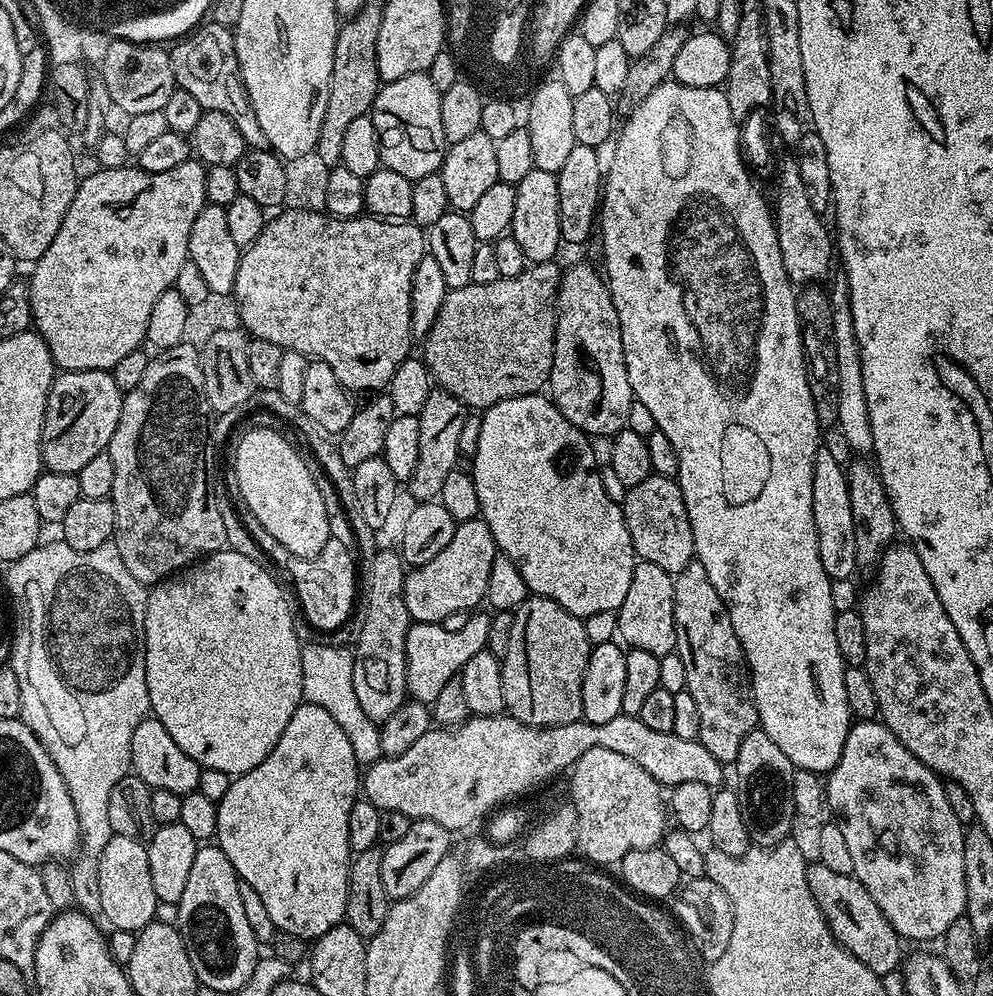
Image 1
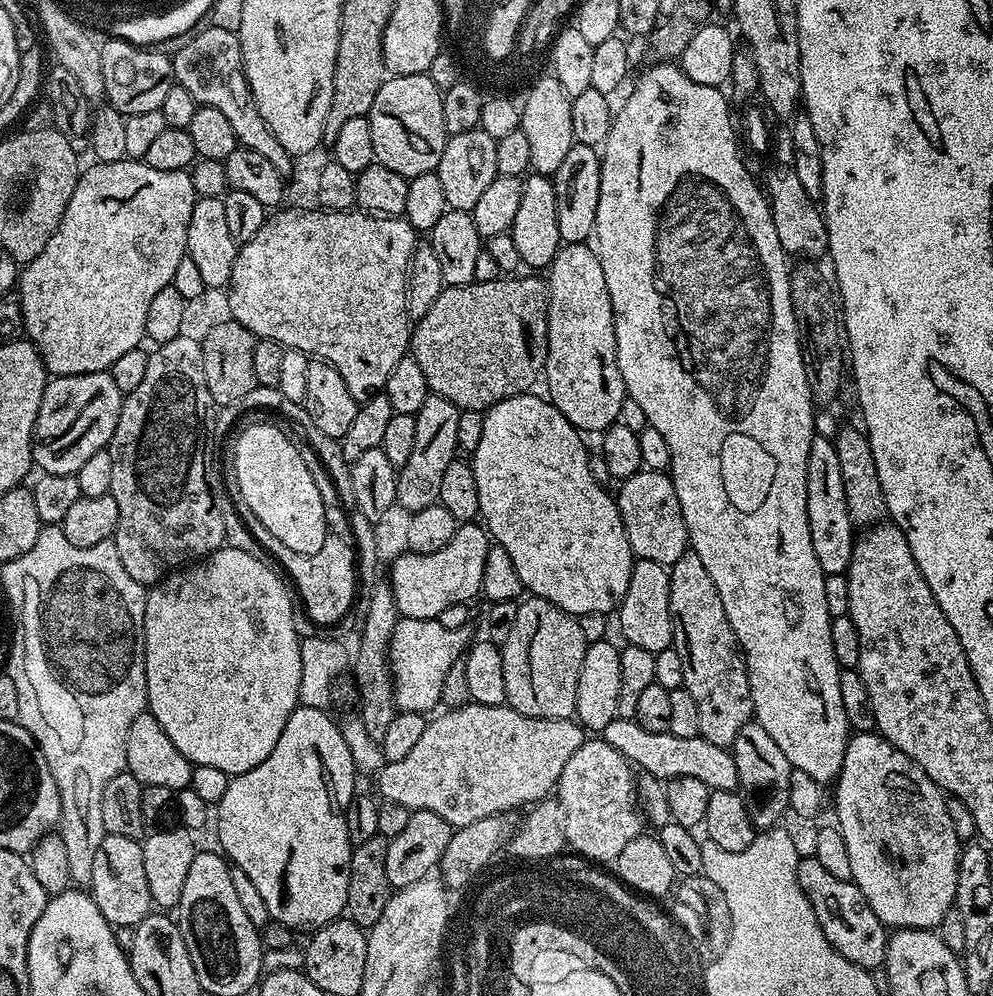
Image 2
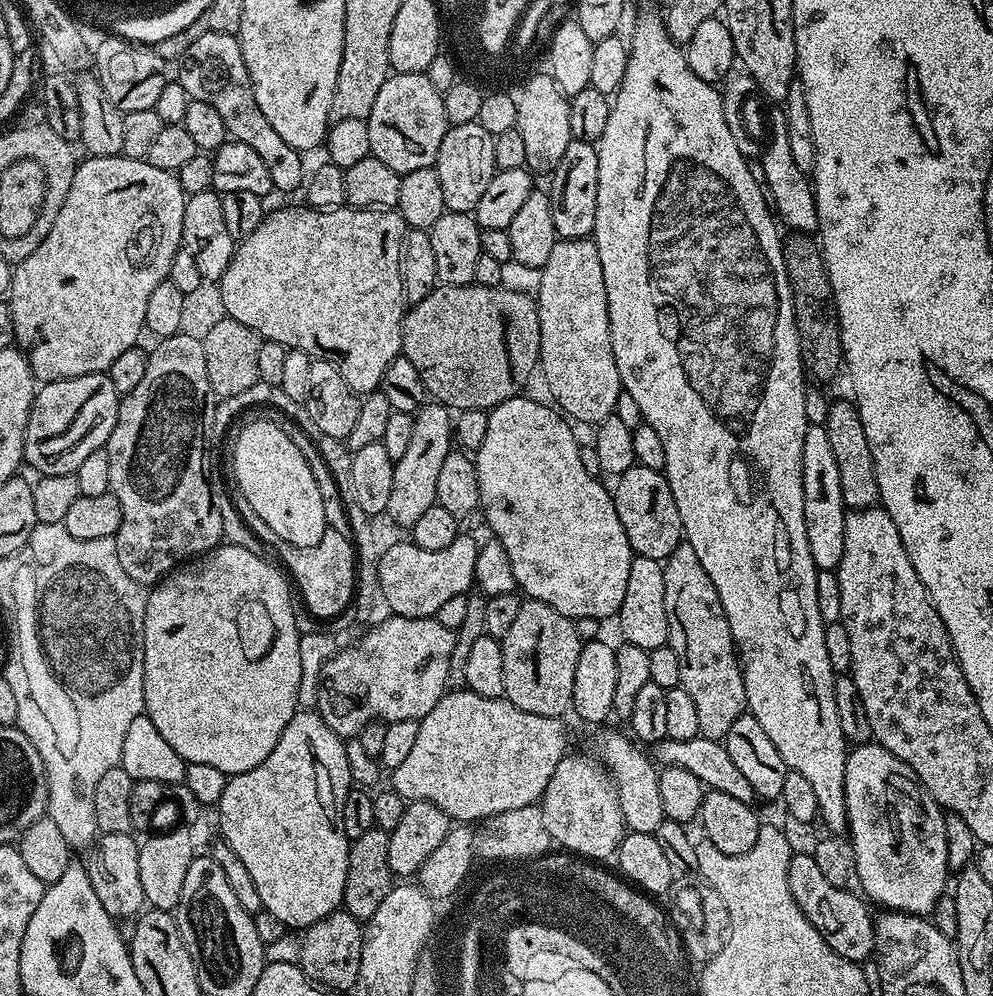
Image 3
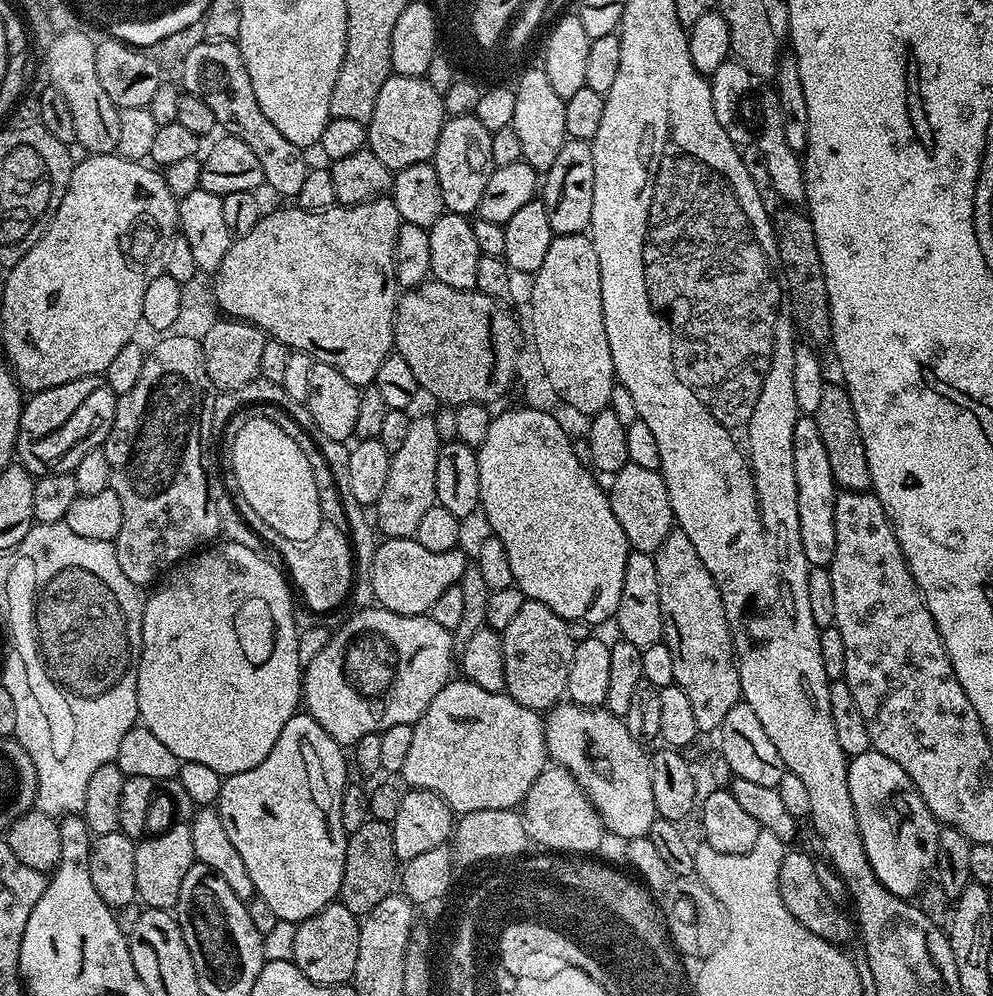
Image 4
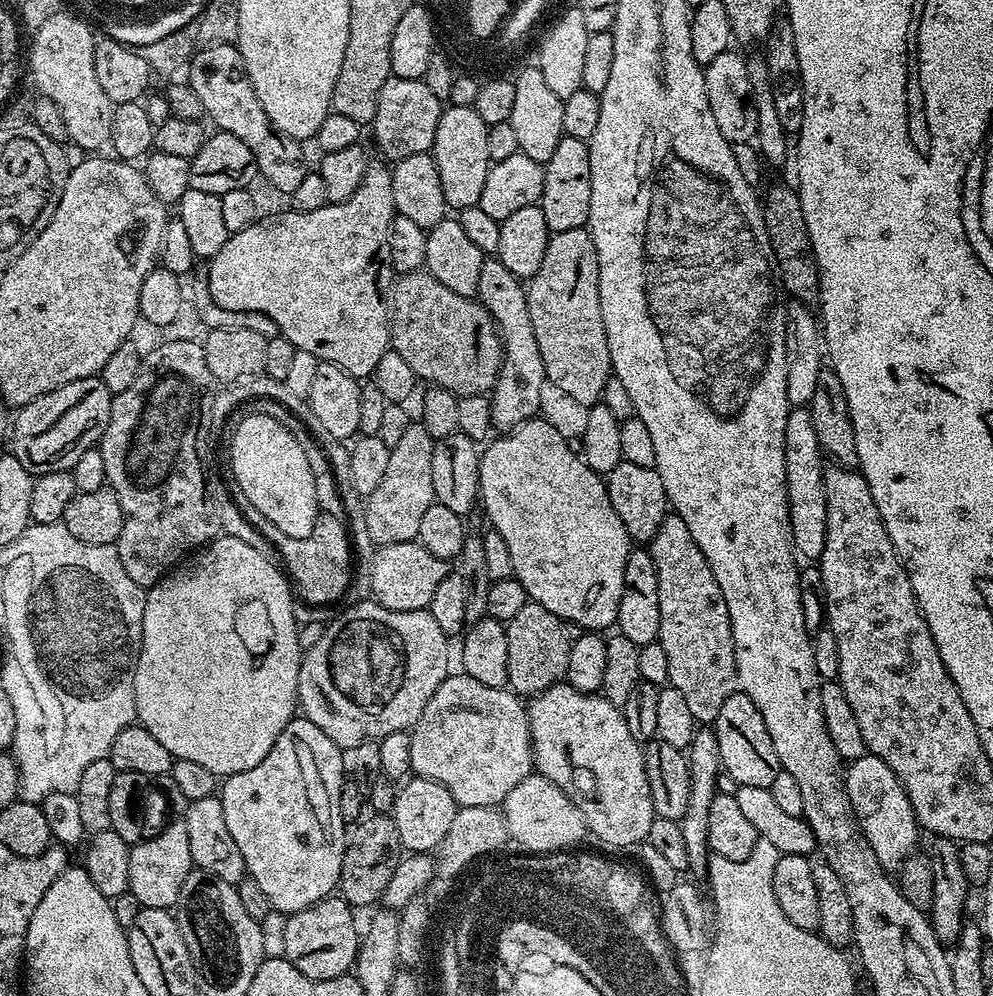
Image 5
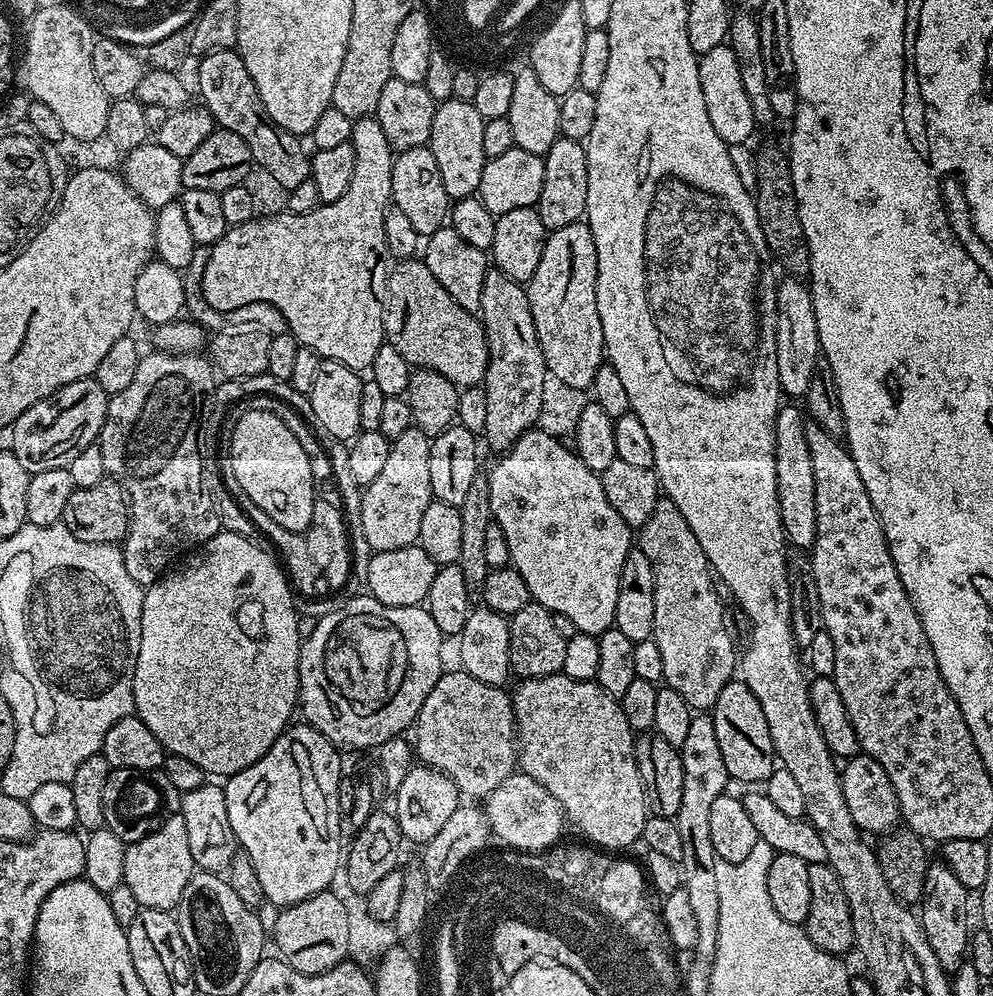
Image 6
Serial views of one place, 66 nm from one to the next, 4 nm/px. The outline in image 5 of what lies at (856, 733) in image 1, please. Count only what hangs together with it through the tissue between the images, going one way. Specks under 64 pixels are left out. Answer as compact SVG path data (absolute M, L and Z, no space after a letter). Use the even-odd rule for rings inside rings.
M871 754L851 761L847 765L844 781L846 794L850 794L850 806L858 818L858 826L866 842L870 842L870 850L878 854L878 862L882 862L884 868L899 869L917 851L916 843L922 837L914 806L910 806L910 798L902 782L898 782L894 770L890 770L882 758Z

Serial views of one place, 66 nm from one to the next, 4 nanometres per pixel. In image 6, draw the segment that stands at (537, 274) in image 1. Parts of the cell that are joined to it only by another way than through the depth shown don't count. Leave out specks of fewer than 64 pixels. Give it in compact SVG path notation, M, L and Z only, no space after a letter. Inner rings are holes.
M423 259L399 261L389 271L382 296L385 300L383 316L385 341L392 345L409 365L415 369L437 372L443 378L448 378L460 390L483 385L488 365L488 335L484 333L484 325L473 313L462 310L462 306L458 306L458 302L454 302L450 294L446 294L442 282L438 282L438 278L430 274Z

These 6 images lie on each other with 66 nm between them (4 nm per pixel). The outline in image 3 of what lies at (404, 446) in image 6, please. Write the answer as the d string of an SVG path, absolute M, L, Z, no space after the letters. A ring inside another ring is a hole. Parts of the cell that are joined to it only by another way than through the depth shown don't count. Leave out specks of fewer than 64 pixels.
M435 402L421 404L412 417L414 434L402 458L394 461L394 487L390 490L390 502L386 513L387 519L401 524L404 530L411 529L412 524L418 522L418 518L422 518L425 510L430 510L430 506L436 503L438 473L446 454L454 448L453 419L453 413L449 409Z

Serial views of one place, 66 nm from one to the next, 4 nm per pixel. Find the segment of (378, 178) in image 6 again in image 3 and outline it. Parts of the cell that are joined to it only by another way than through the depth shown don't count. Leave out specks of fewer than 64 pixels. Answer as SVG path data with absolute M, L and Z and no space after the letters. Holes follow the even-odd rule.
M287 206L274 210L265 215L264 221L245 240L239 241L236 245L236 252L230 258L230 266L226 266L226 274L218 281L220 287L222 306L224 315L230 319L242 322L243 326L248 326L254 330L264 340L273 340L283 344L285 348L297 348L306 355L318 360L325 360L334 366L346 378L346 386L358 394L375 392L380 387L382 378L386 374L386 366L394 362L394 358L401 355L403 320L406 311L406 301L402 290L402 278L400 277L400 250L404 242L406 225L404 219L396 210L377 210L374 208L353 208L345 206L338 210L329 212L318 212L314 208L301 206L293 208Z

